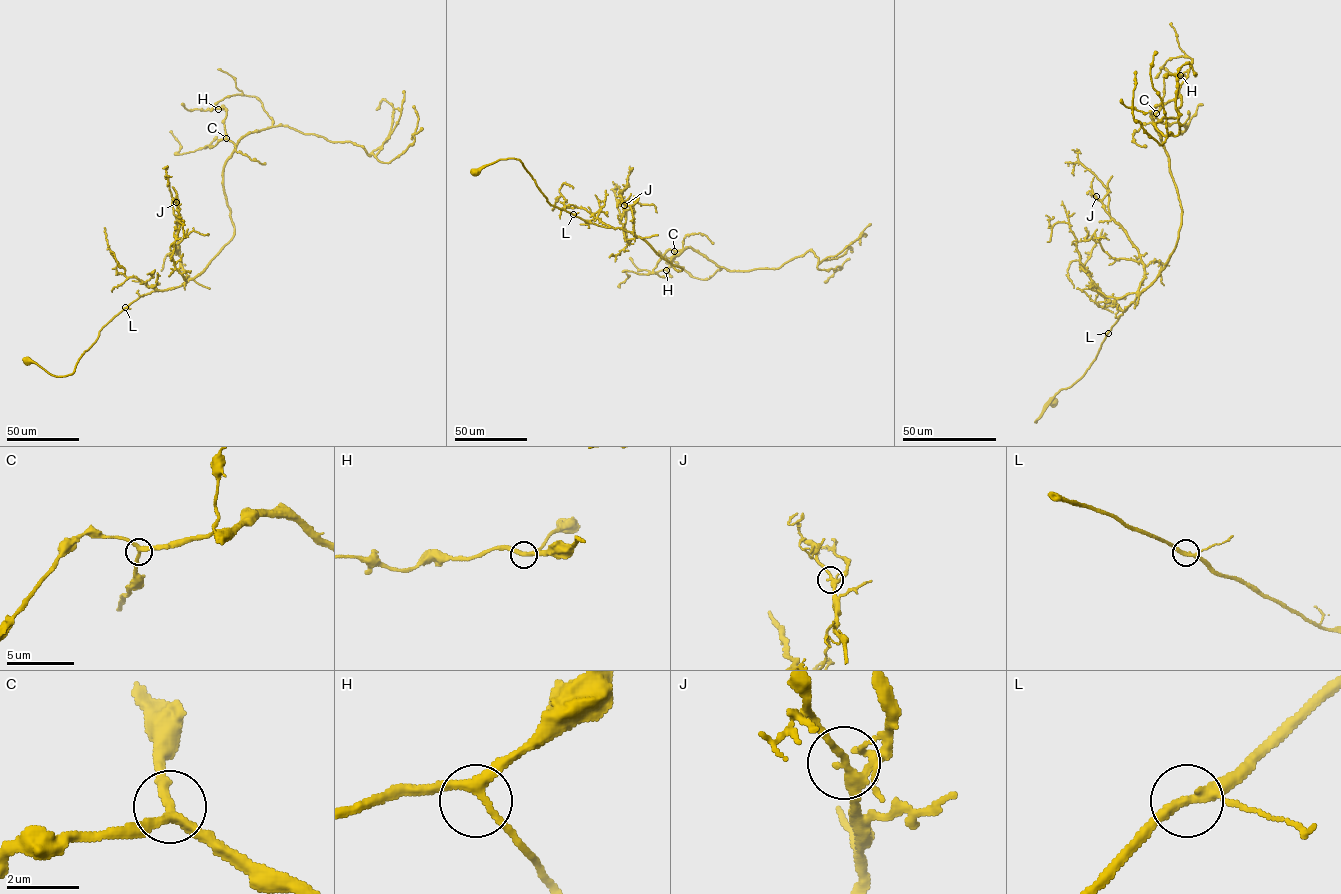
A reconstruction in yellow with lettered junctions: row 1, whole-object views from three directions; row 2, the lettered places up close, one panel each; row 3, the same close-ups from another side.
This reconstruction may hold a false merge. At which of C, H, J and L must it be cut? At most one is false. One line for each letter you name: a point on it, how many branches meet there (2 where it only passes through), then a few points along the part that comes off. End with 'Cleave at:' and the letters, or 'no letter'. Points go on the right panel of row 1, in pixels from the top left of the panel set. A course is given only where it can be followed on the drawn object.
Cleave at: no letter

